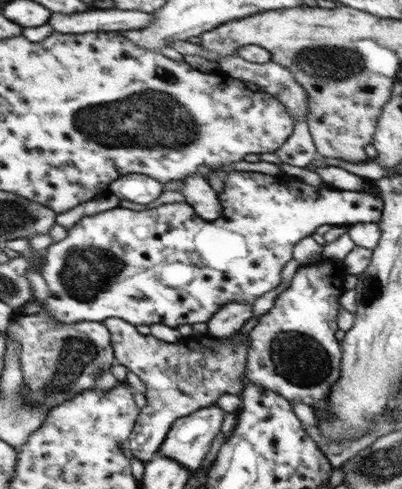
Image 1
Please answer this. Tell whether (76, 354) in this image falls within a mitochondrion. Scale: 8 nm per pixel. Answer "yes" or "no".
yes

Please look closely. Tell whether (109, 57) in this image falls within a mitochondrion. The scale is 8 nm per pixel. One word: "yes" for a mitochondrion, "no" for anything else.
no

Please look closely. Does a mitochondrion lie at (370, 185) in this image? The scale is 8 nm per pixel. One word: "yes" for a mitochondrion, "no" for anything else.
no

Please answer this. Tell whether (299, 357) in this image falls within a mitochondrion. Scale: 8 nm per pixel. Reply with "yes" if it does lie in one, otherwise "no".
yes

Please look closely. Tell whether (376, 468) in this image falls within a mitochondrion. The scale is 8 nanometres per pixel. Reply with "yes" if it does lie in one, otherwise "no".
yes

